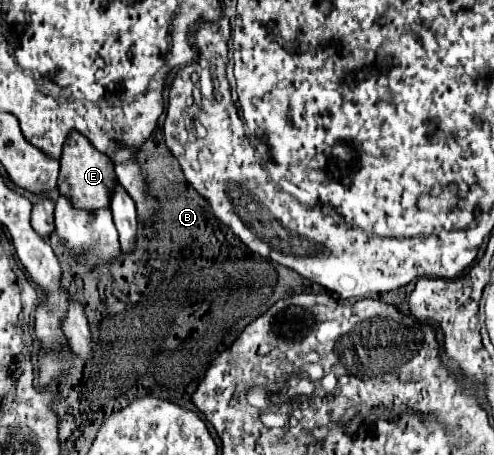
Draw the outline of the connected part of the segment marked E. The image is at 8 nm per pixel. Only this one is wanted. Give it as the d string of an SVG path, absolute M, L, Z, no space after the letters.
M72 132L68 136L68 142L62 152L60 160L60 178L58 178L58 190L62 196L68 196L76 208L90 208L92 212L96 208L108 208L112 200L112 188L116 188L116 176L114 176L114 164L110 162L108 156L100 154L98 150L88 144L88 140Z

